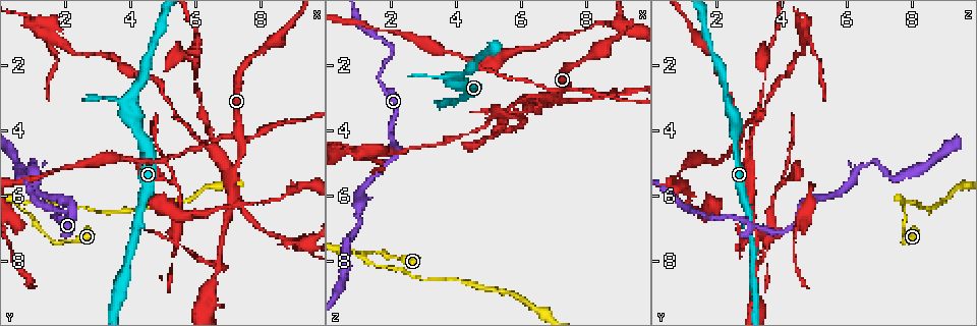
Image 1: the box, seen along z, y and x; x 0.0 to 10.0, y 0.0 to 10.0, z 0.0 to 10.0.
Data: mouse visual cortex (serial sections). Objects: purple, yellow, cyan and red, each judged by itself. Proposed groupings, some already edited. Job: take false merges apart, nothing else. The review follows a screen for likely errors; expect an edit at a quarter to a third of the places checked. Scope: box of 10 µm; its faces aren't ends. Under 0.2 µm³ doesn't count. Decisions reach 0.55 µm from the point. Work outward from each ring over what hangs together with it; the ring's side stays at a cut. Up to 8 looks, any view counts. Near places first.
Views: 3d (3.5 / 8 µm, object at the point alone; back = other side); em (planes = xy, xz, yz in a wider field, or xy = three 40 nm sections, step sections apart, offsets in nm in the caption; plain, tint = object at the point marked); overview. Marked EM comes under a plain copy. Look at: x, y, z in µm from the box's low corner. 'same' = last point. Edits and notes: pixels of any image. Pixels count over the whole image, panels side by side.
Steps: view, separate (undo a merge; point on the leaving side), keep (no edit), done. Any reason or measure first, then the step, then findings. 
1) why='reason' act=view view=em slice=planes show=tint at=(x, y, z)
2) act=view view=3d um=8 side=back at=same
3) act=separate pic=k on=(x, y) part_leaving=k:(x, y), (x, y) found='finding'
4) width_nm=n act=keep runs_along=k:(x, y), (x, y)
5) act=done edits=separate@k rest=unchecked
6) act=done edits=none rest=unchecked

why='sharp bend' act=view view=3d um=8 at=(2.05, 7.20, 4.15)

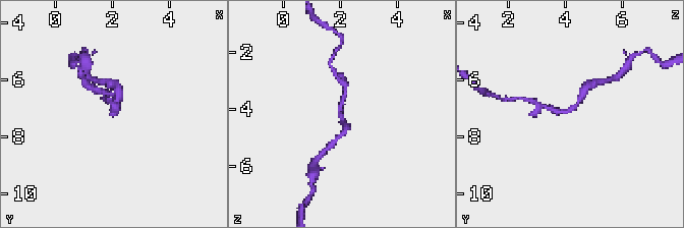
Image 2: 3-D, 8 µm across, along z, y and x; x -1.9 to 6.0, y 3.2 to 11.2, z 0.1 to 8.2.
act=view view=3d um=3.5 side=back at=same

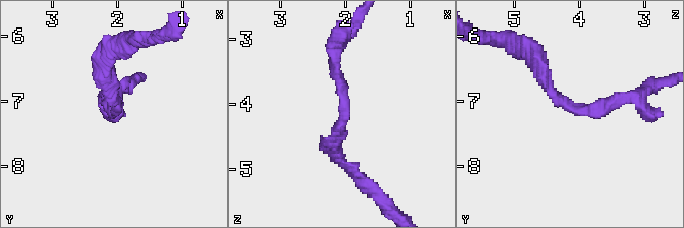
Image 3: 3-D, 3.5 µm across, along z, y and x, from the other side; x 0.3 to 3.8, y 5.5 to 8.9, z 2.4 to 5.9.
why='now the EM' act=view view=em slice=xy step=1 show=tint at=(2.00, 7.10, 4.15)

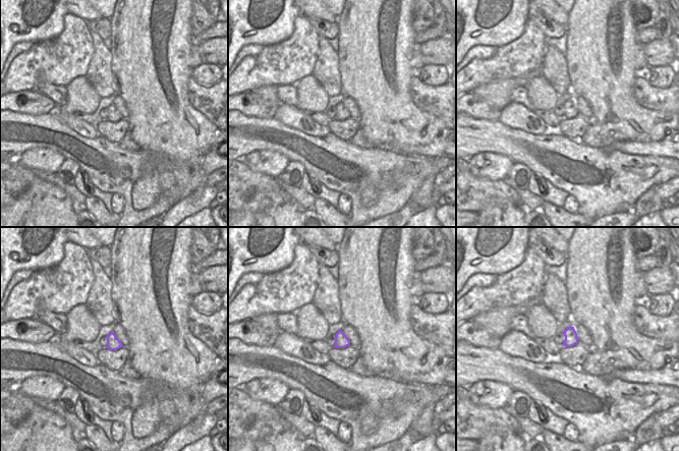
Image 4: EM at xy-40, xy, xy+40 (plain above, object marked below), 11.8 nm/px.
act=keep runs_along=3:(633, 97), (570, 109), (531, 56) found='continuous, no second cell'

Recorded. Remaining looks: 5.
why='two arms in line, one across' act=view view=3d um=3.5 at=(6.75, 8.10, 3.25)

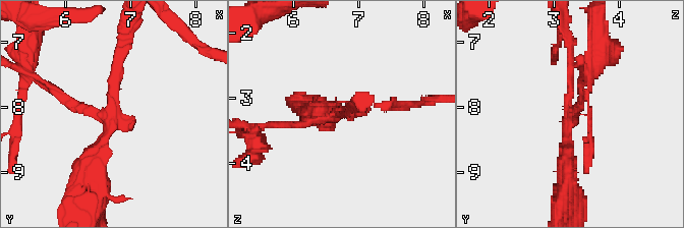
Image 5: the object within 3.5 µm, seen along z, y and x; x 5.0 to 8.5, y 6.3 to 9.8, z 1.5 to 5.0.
why='shape alone is not enough' act=view view=em slice=xy step=2 show=tint at=(6.70, 8.10, 3.20)

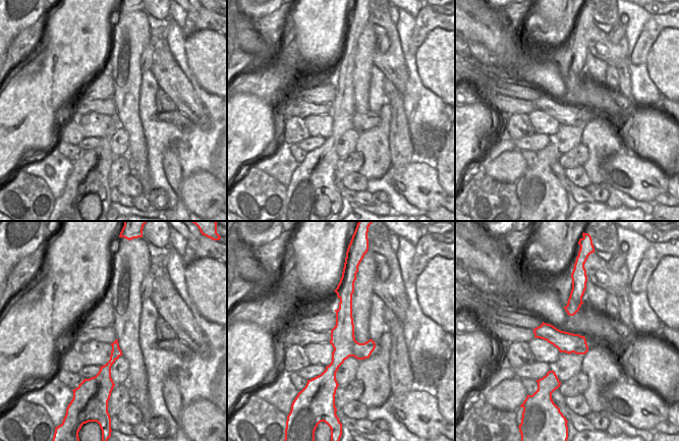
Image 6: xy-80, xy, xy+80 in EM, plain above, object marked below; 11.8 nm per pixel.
arms=3 act=separate pic=5 on=(65, 98) part_leaving=5:(95, 113), (32, 75), (29, 53) found='two cells meet here'

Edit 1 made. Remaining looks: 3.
why='abrupt turn' act=view view=em slice=xy step=1 show=tint at=(3.85, 3.15, 2.30)

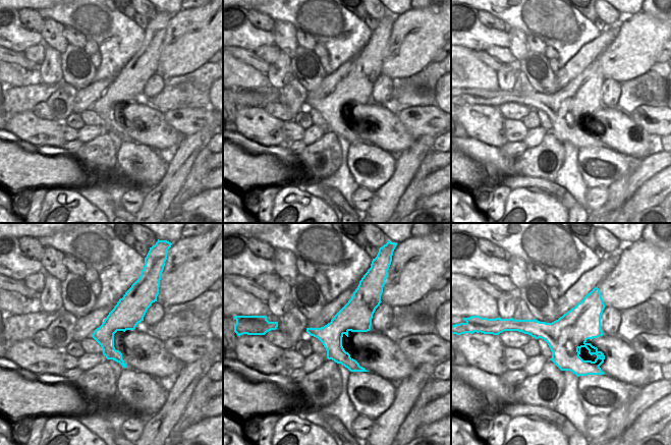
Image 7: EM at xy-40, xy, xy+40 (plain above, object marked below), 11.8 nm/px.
act=view view=3d um=3.5 at=same

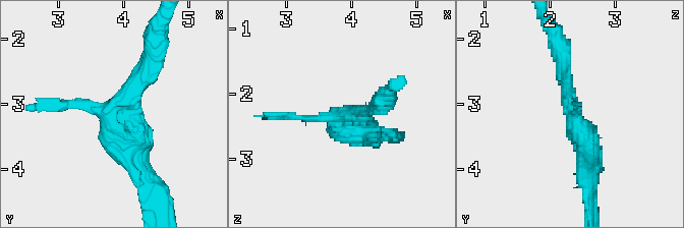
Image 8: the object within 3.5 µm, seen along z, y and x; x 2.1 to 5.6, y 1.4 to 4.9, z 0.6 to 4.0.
act=keep runs_along=8:(590, 169), (562, 60) found='all the same cell'

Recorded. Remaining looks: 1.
act=done edits=separate@5 rest=unchecked

